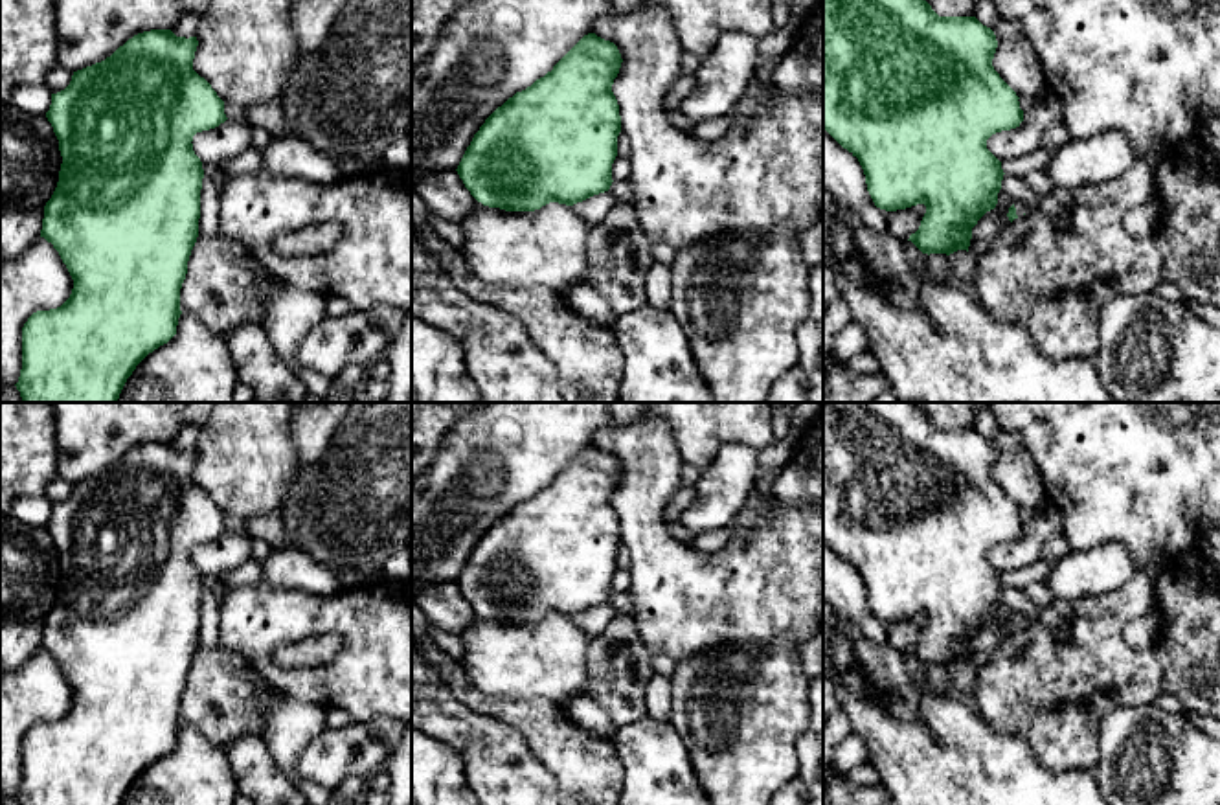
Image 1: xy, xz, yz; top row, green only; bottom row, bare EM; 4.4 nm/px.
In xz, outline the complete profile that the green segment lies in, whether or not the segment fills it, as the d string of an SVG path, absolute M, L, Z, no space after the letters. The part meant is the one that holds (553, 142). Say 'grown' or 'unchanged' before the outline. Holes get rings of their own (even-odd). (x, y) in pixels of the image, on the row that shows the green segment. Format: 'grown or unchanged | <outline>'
unchanged | M588 33L551 72L498 107L474 134L456 169L470 195L489 208L535 211L549 202L573 206L608 191L621 132L612 92L621 62L614 42Z

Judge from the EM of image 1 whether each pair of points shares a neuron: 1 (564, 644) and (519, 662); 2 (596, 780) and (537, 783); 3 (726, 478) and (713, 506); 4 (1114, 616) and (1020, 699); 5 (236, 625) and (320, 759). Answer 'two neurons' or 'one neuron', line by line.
1: one neuron
2: two neurons
3: one neuron
4: one neuron
5: two neurons

